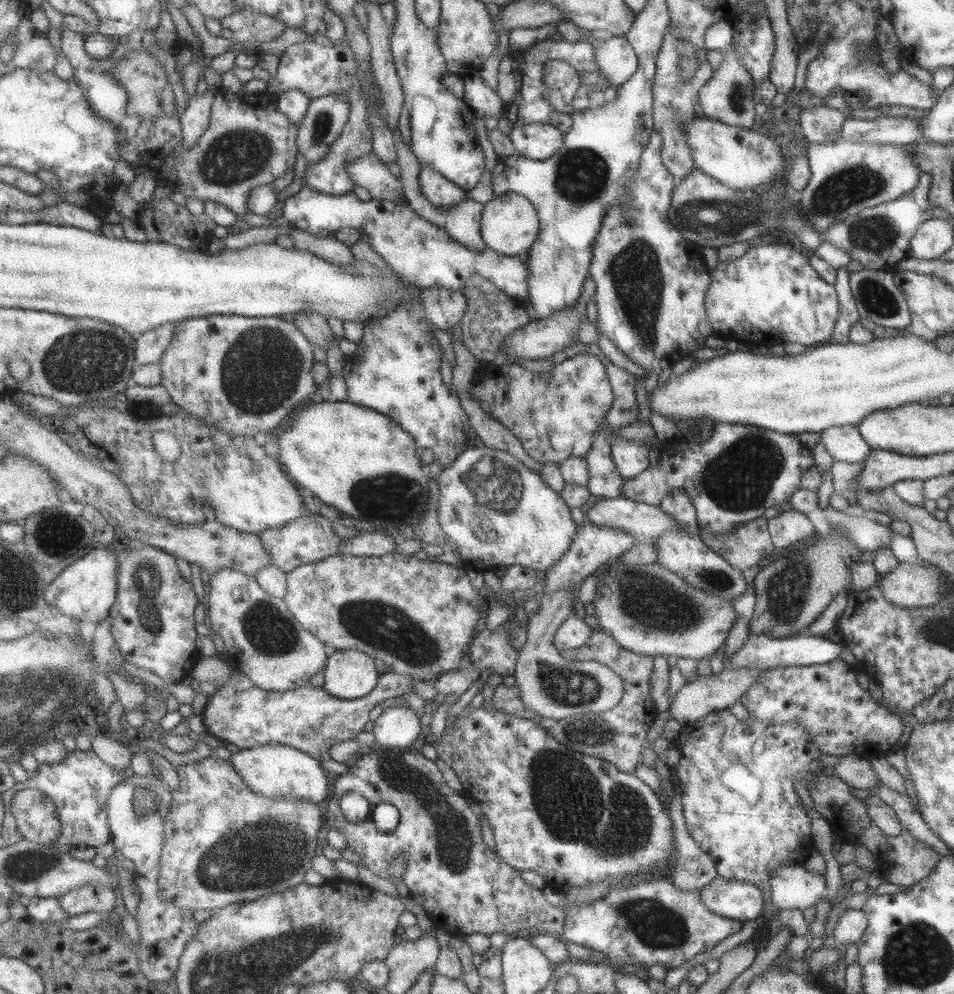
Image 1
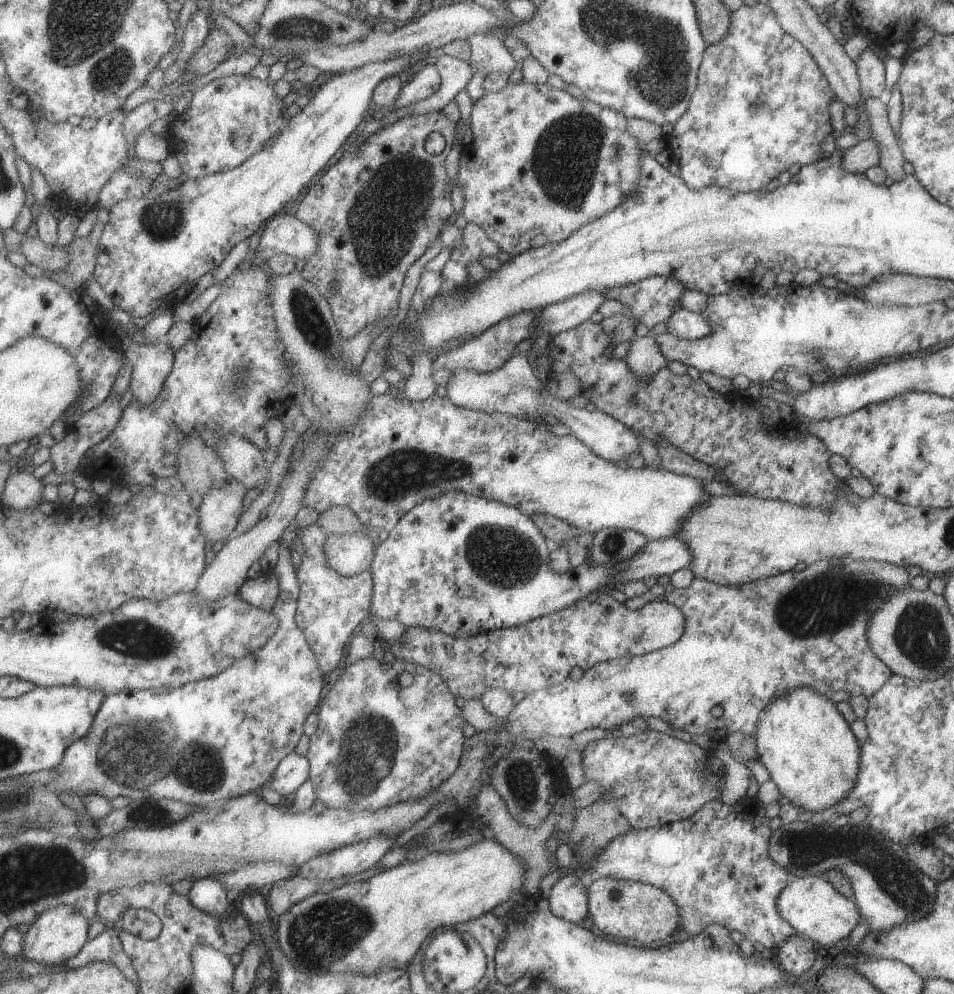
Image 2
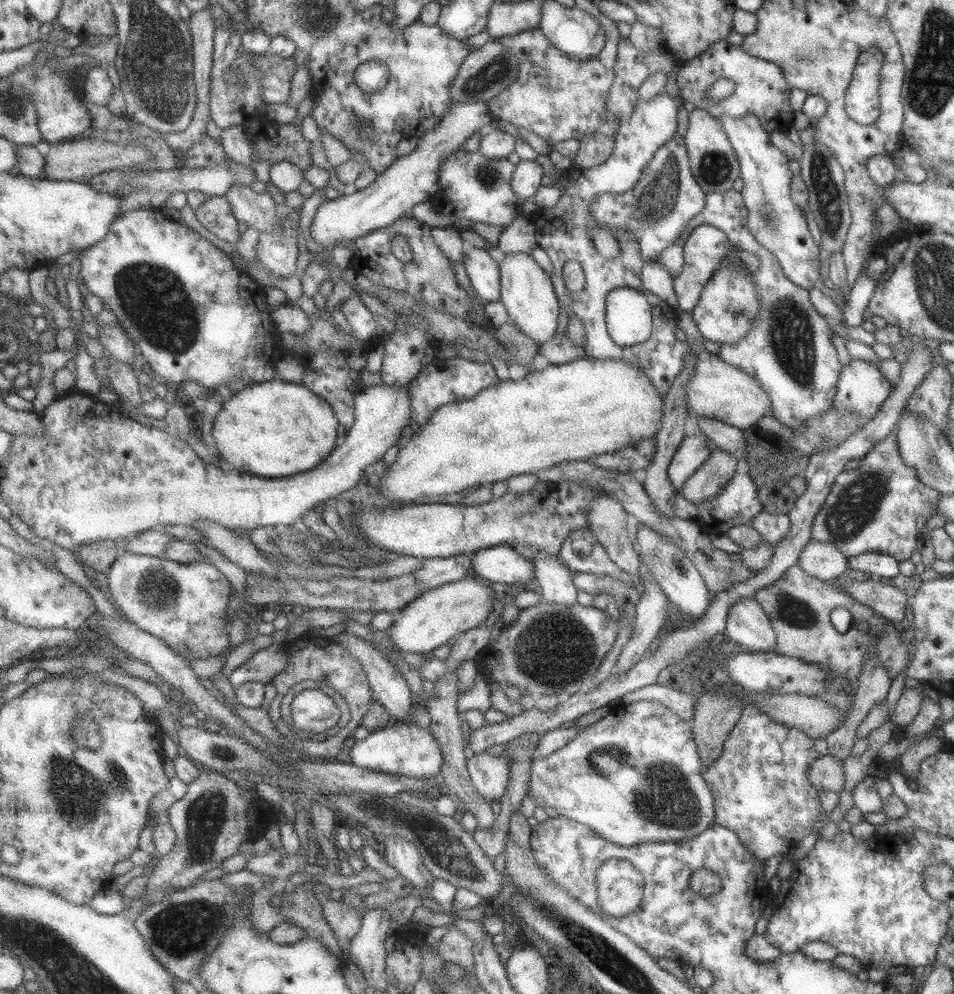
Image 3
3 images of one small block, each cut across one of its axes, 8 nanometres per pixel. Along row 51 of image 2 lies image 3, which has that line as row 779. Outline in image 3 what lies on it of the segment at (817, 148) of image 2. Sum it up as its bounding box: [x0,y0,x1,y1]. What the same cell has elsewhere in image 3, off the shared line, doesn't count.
[702,703,821,862]

